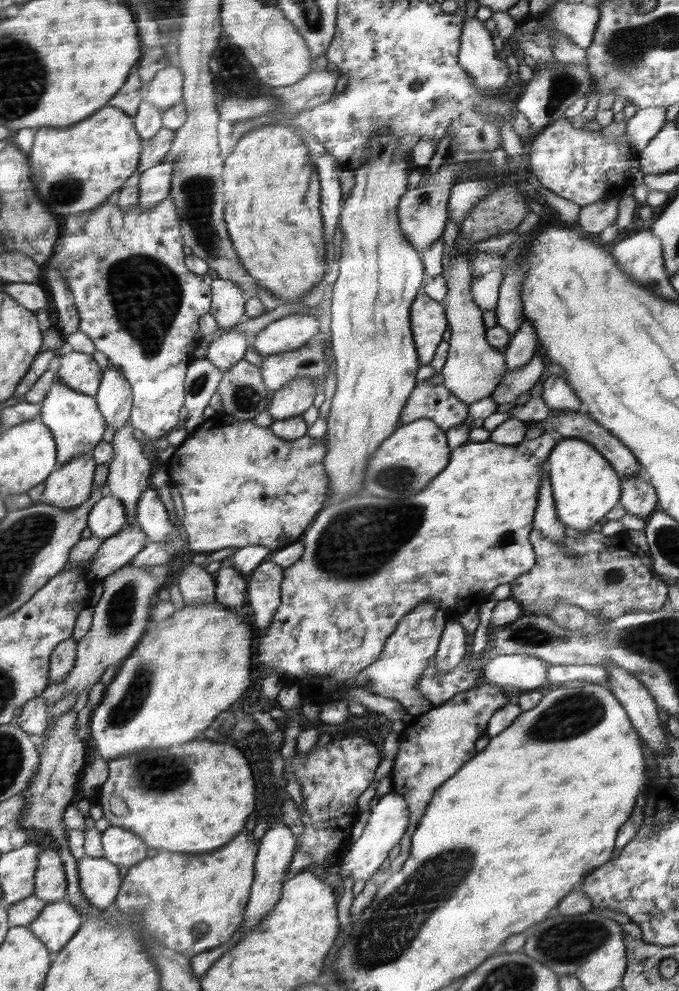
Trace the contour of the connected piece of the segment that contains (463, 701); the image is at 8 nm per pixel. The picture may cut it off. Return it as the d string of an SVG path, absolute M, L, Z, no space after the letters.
M486 681L474 690L462 691L449 701L434 706L419 716L416 726L407 726L403 731L404 738L401 737L399 751L393 759L394 766L389 775L392 780L392 793L402 795L409 804L410 824L400 841L400 853L390 861L391 874L396 874L406 860L409 860L413 834L417 832L418 825L421 824L422 817L429 808L430 799L438 787L472 759L474 742L484 734L490 717L512 701L512 698L504 698L500 688L502 687Z

